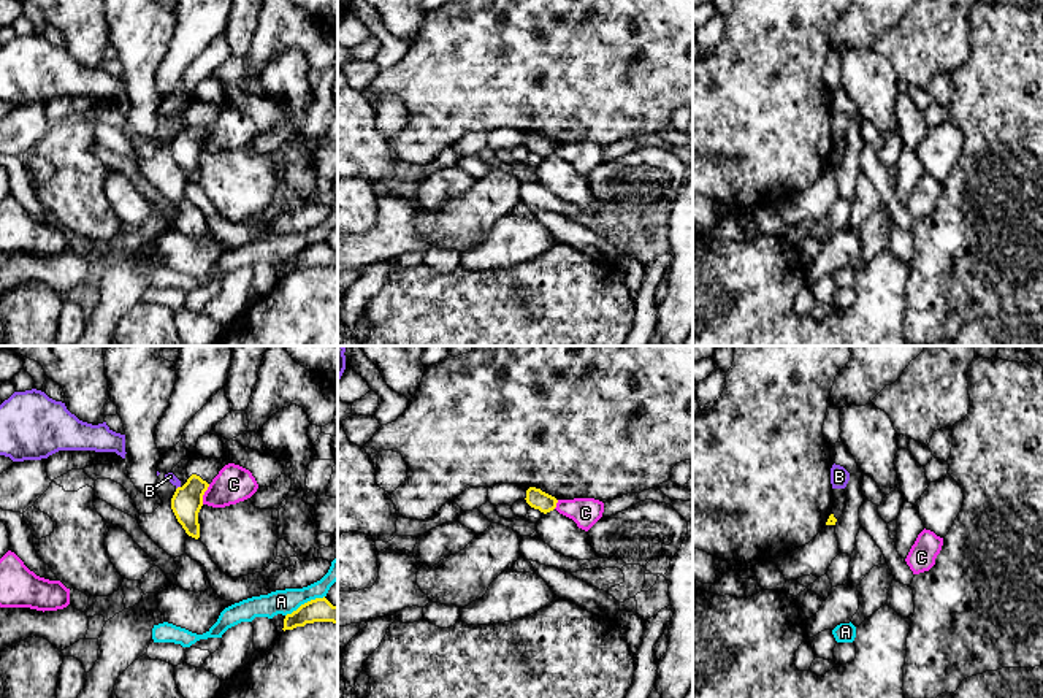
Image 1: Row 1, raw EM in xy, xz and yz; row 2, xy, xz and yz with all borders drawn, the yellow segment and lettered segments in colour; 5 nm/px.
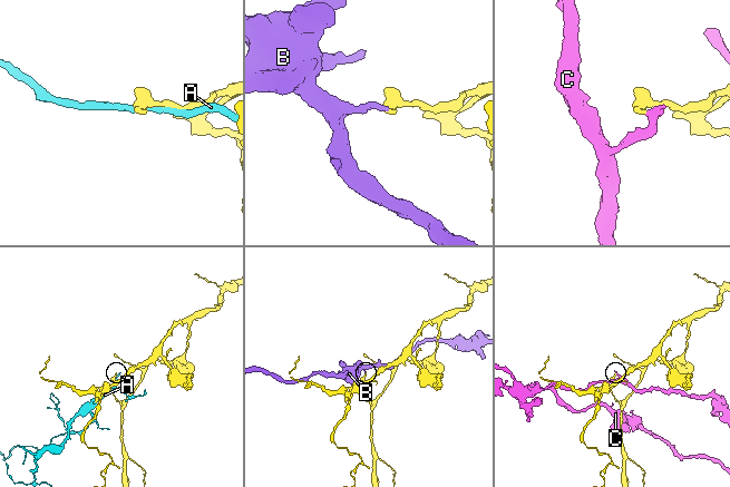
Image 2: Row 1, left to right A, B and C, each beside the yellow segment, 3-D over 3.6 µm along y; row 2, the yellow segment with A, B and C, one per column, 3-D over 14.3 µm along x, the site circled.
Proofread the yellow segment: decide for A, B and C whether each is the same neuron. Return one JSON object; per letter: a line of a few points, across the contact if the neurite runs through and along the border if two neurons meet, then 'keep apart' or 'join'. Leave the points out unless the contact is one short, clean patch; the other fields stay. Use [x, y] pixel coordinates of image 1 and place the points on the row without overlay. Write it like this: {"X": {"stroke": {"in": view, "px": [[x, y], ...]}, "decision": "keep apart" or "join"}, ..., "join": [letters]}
{"A": {"decision": "keep apart"}, "B": {"stroke": {"in": "xy", "px": [[179, 130], [176, 134]]}, "decision": "keep apart"}, "C": {"stroke": {"in": "xy", "px": [[210, 129], [202, 148]]}, "decision": "keep apart"}, "join": []}

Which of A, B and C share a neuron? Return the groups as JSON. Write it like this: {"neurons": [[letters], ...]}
{"neurons": [["A"], ["B"], ["C"]]}

